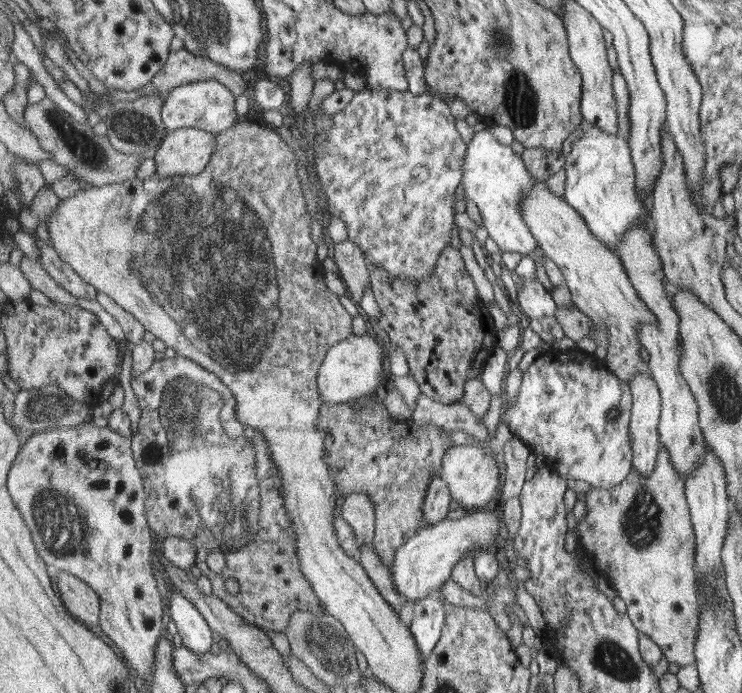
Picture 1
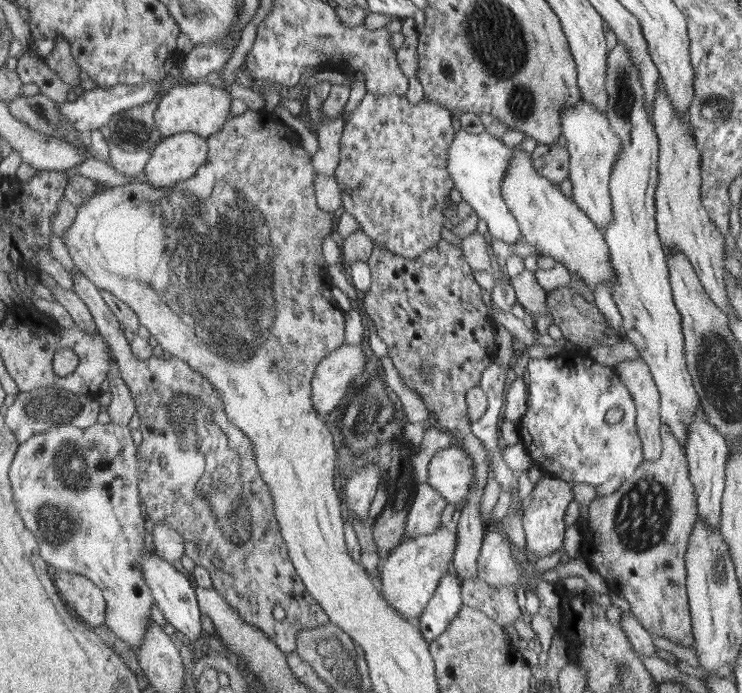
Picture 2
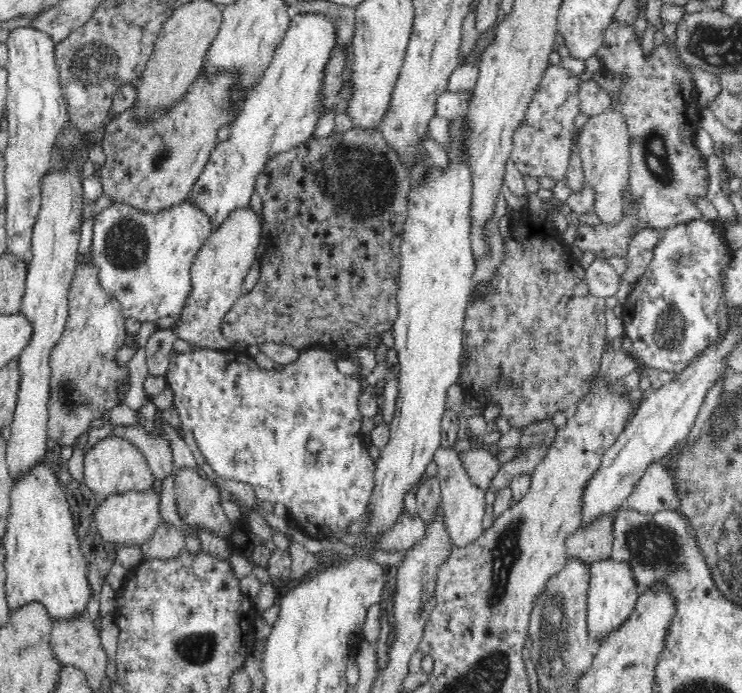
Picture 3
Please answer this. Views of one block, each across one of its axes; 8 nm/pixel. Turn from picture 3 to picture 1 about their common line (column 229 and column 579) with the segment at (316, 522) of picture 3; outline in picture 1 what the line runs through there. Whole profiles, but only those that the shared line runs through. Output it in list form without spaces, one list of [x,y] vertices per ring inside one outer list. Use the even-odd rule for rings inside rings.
[[[579,348],[556,351],[545,349],[521,375],[517,395],[501,412],[500,419],[511,433],[519,438],[533,454],[541,454],[547,466],[571,480],[582,480],[588,485],[608,489],[618,485],[631,472],[631,444],[629,422],[631,408],[630,387],[619,380],[604,360]],[[607,411],[619,412],[613,421],[607,421]]]

